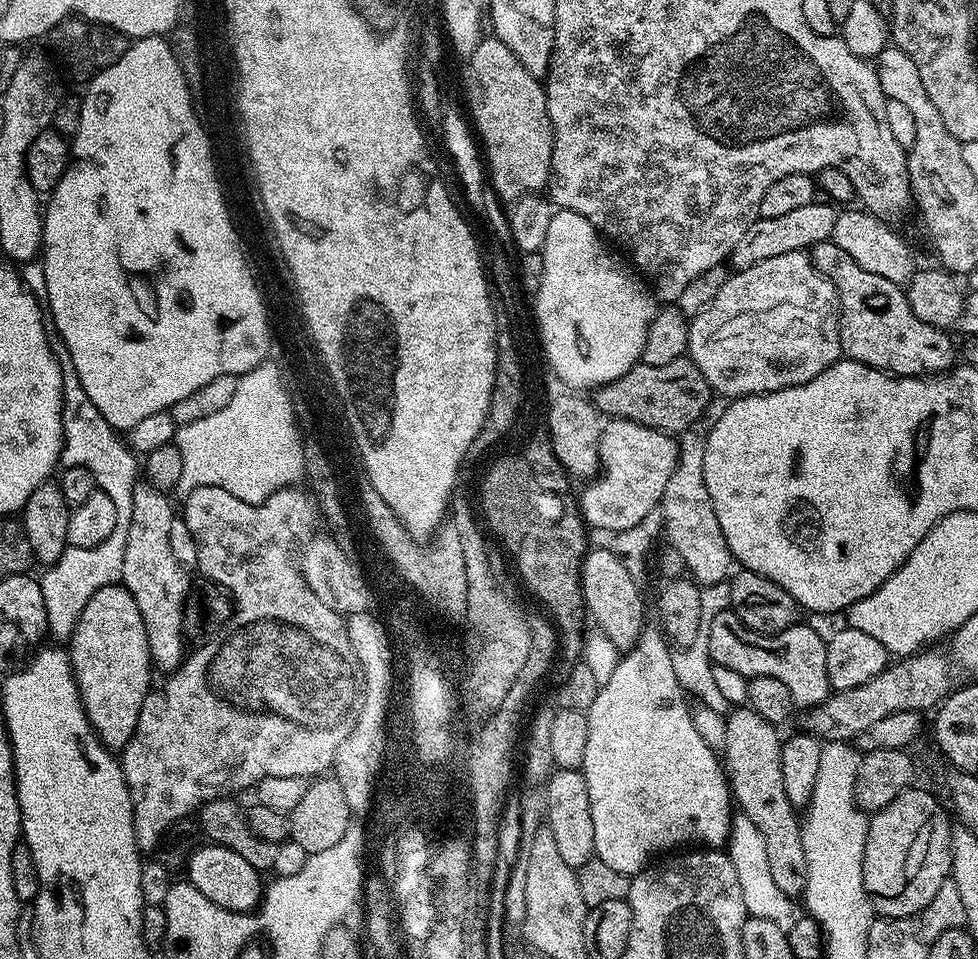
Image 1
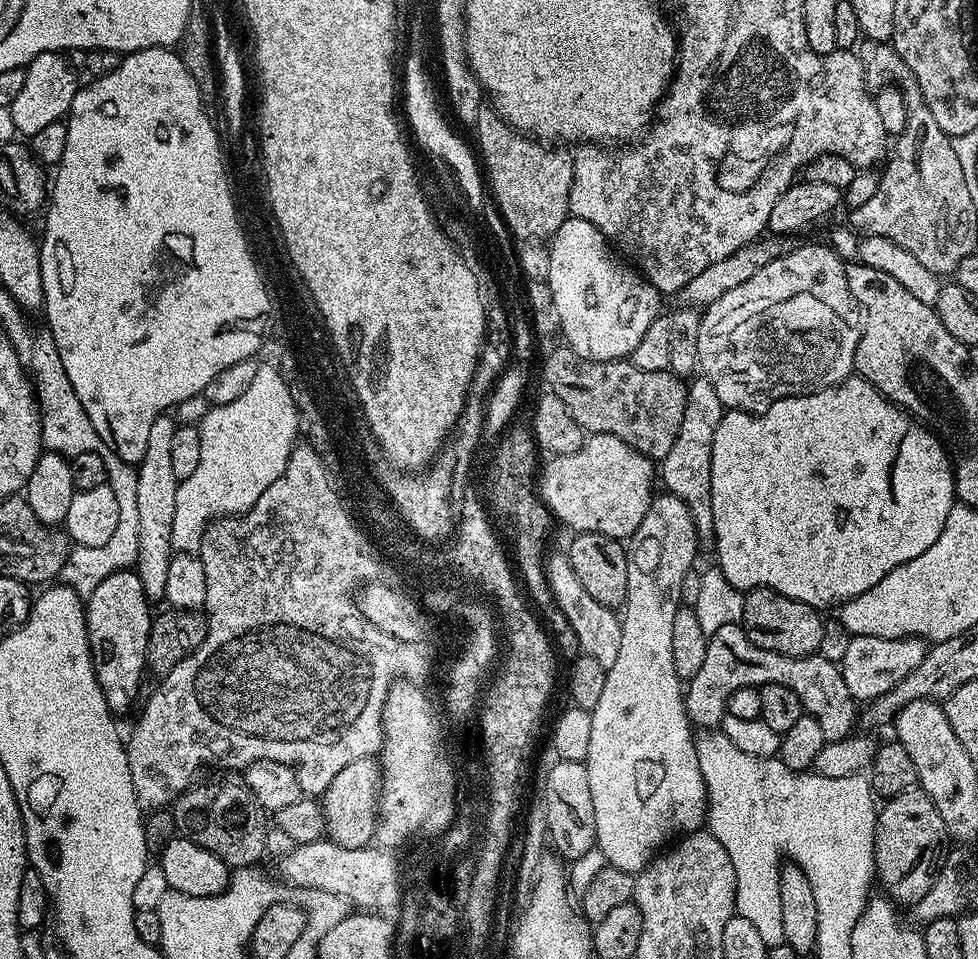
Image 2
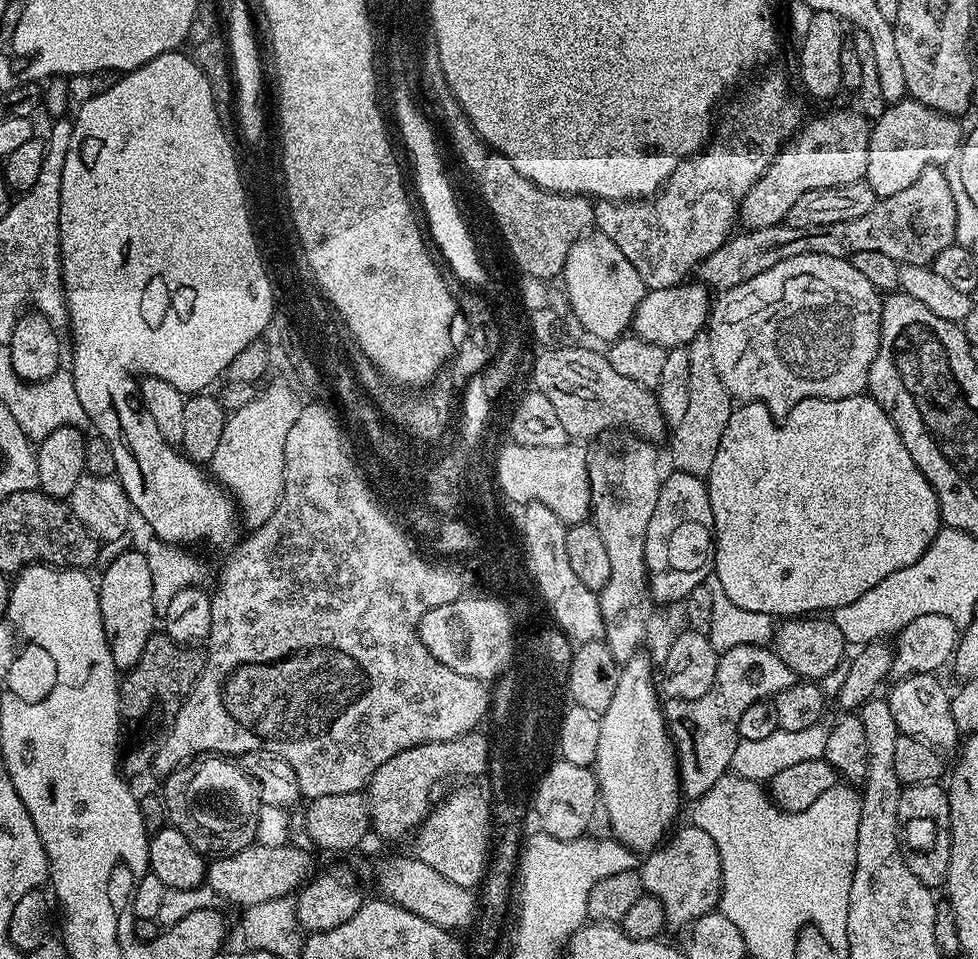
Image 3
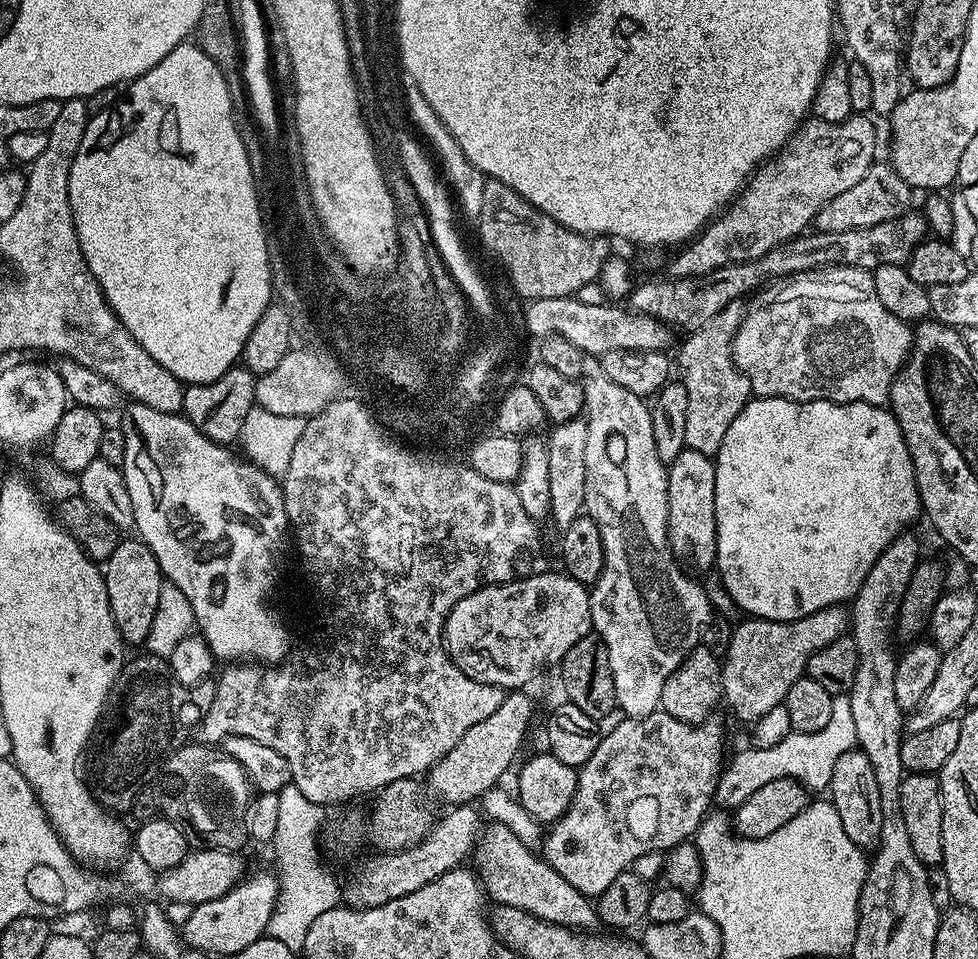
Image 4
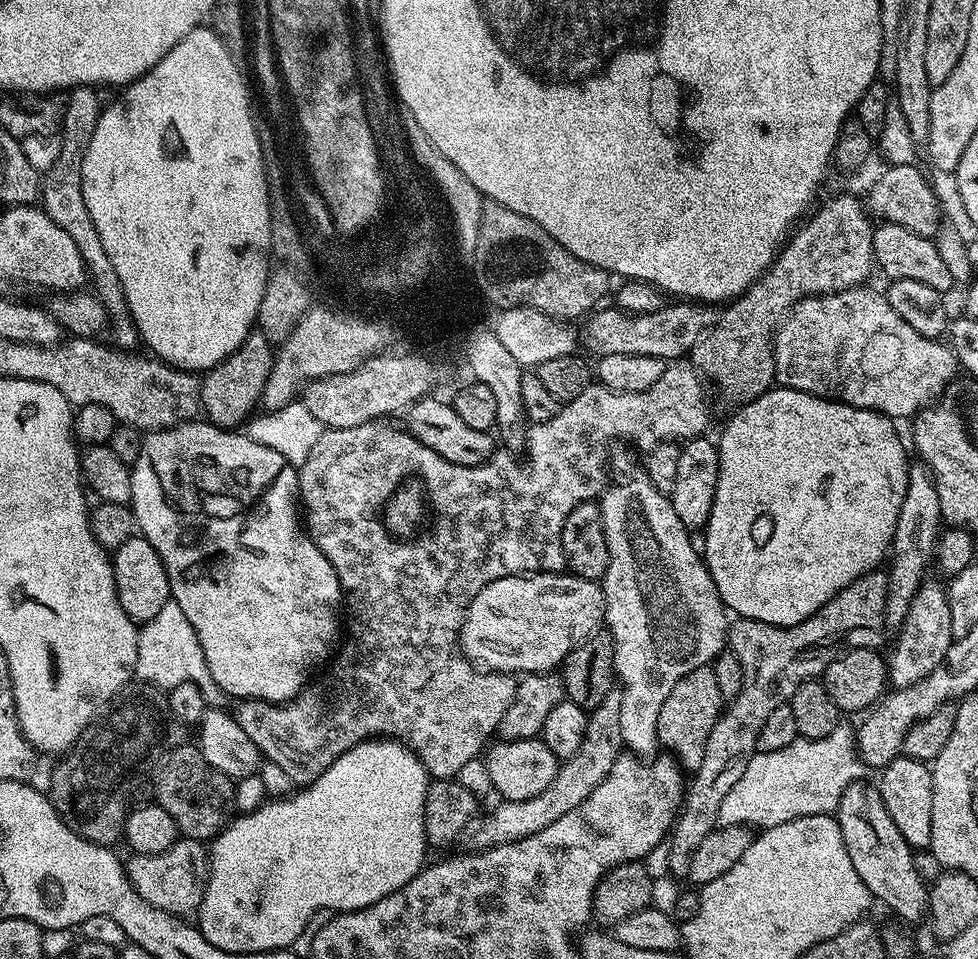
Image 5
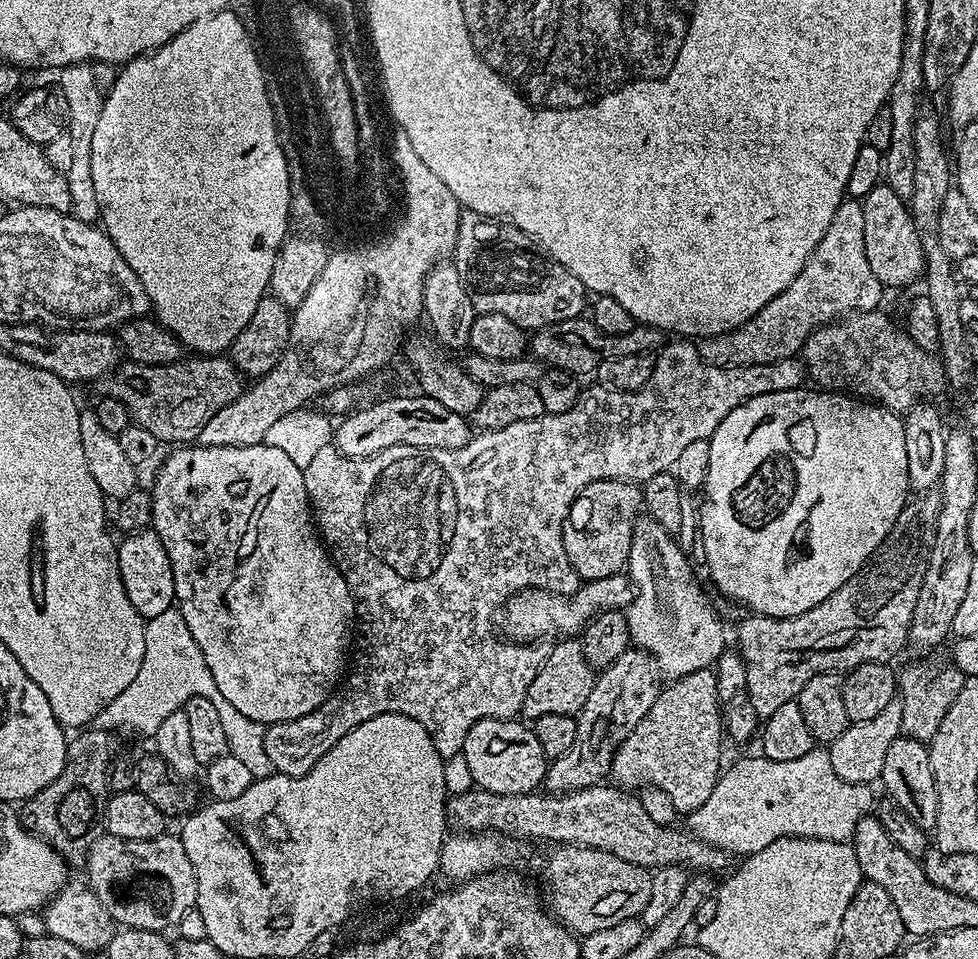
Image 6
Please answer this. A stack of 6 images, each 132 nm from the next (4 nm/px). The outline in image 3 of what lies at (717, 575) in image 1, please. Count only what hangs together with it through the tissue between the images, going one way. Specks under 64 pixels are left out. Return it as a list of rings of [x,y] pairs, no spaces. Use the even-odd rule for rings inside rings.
[[[699,335],[687,345],[687,349],[690,358],[690,403],[688,403],[682,422],[675,424],[670,432],[670,440],[672,436],[671,467],[677,472],[685,472],[704,478],[714,466],[714,454],[718,454],[718,442],[726,430],[726,422],[730,422],[734,397],[726,390],[722,378],[718,378],[718,370],[714,370],[714,358],[710,355],[710,342],[707,335]]]

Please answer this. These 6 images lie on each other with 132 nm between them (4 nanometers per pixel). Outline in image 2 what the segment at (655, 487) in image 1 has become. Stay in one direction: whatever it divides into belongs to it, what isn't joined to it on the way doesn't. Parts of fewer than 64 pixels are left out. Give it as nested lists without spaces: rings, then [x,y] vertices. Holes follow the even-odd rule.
[[[591,434],[584,444],[570,454],[553,456],[545,459],[538,472],[538,493],[551,515],[561,520],[573,533],[597,532],[610,538],[627,541],[642,526],[642,518],[646,518],[646,510],[652,505],[654,489],[654,464],[647,456],[634,446],[622,442],[622,438],[614,438],[614,434]]]

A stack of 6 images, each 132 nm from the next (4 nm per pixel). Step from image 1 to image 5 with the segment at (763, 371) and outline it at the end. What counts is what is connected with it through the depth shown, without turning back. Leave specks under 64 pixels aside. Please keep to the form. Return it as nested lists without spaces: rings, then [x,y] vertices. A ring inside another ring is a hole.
[[[868,287],[843,288],[841,292],[828,292],[824,296],[805,296],[794,305],[783,317],[772,341],[775,383],[782,388],[822,396],[825,400],[839,400],[841,404],[855,408],[869,408],[884,416],[915,417],[929,404],[935,404],[953,383],[951,380],[958,373],[956,355],[947,343],[918,334],[891,309],[883,291],[875,292]]]

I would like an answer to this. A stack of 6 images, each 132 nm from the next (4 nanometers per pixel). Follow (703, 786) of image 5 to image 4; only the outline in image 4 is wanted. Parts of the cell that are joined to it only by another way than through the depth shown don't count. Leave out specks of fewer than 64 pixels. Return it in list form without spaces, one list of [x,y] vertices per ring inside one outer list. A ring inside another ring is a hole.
[[[843,607],[823,608],[806,618],[797,620],[758,620],[755,618],[744,618],[744,621],[733,627],[730,646],[722,658],[722,686],[724,694],[723,703],[732,707],[732,712],[741,720],[745,726],[755,724],[762,714],[774,710],[774,706],[783,704],[790,686],[805,675],[808,659],[824,647],[830,646],[836,639],[843,637],[850,628],[850,616]]]

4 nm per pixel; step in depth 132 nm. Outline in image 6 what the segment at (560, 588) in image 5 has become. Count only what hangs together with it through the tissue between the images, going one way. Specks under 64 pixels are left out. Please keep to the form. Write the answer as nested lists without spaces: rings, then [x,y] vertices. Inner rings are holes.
[[[624,574],[581,583],[580,589],[571,596],[526,588],[513,595],[506,605],[509,637],[520,642],[540,642],[543,636],[575,637],[599,612],[626,609],[632,603],[633,595],[633,582]]]

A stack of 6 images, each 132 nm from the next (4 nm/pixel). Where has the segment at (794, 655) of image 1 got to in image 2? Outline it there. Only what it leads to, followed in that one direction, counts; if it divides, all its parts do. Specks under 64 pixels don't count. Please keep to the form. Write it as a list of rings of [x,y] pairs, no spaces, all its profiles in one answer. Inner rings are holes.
[[[739,623],[724,625],[709,635],[706,662],[702,662],[702,670],[687,681],[684,708],[697,729],[712,730],[723,721],[728,698],[734,694],[734,690],[759,689],[761,684],[790,686],[790,690],[798,694],[805,713],[813,716],[818,726],[822,726],[822,734],[827,741],[853,735],[855,728],[852,727],[856,720],[858,724],[858,701],[850,694],[840,673],[839,663],[828,661],[819,654],[798,658],[760,649],[750,642],[747,631]]]

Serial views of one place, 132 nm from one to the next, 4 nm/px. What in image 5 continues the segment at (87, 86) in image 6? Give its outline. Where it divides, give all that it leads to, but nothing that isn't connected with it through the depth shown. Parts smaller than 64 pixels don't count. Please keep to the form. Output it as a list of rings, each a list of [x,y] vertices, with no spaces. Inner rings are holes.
[[[87,87],[74,88],[67,93],[64,106],[64,127],[60,136],[62,151],[58,153],[58,162],[54,162],[54,166],[48,172],[43,173],[39,203],[42,205],[44,213],[62,230],[66,230],[66,234],[70,234],[70,238],[74,240],[74,246],[78,246],[78,254],[83,258],[85,266],[88,267],[90,284],[96,287],[94,289],[95,295],[104,305],[104,309],[110,317],[110,333],[112,332],[113,338],[116,339],[114,341],[115,347],[120,350],[132,350],[135,349],[132,347],[138,344],[136,326],[132,323],[132,315],[128,312],[128,304],[124,300],[124,291],[120,289],[118,274],[114,274],[114,266],[110,266],[110,258],[106,258],[106,250],[102,250],[102,238],[98,238],[98,230],[94,230],[90,210],[86,210],[86,201],[82,199],[82,158],[86,154],[86,146],[94,134],[94,126],[102,111],[102,103],[100,104],[99,98],[92,92],[95,91],[91,87]]]

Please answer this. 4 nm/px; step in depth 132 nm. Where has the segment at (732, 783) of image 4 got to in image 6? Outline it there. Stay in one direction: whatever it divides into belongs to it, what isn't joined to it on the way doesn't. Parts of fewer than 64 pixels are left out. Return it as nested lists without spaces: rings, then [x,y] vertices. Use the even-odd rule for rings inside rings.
[[[814,746],[802,758],[791,762],[774,762],[763,754],[744,756],[732,764],[732,769],[725,771],[716,781],[710,798],[706,798],[703,811],[712,812],[711,843],[733,857],[747,858],[758,850],[766,850],[770,842],[787,836],[818,838],[819,840],[851,841],[854,830],[863,816],[869,815],[874,808],[872,788],[867,784],[842,782],[830,766],[830,754],[820,746]]]

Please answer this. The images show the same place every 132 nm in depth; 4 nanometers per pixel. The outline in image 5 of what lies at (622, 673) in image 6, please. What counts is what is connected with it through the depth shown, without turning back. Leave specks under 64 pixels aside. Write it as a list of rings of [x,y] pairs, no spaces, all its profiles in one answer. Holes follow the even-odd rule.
[[[616,694],[607,696],[597,708],[591,709],[582,746],[569,760],[563,761],[557,767],[552,785],[542,790],[542,794],[536,794],[534,798],[500,802],[500,805],[484,821],[481,819],[471,829],[471,847],[483,850],[518,842],[530,834],[538,834],[538,830],[546,830],[550,822],[558,822],[562,814],[570,814],[574,806],[580,806],[582,802],[586,802],[586,798],[590,798],[590,790],[594,790],[594,786],[598,786],[598,782],[606,778],[606,774],[610,772],[610,766],[622,754],[618,722],[619,710],[620,697]]]

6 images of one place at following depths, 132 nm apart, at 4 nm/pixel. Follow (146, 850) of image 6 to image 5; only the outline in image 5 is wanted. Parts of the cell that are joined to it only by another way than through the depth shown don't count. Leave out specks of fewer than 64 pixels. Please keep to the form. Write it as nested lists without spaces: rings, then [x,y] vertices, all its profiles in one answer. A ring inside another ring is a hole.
[[[180,838],[170,846],[170,850],[166,850],[162,854],[133,855],[132,861],[127,861],[126,864],[128,880],[143,900],[153,904],[155,908],[177,914],[195,913],[204,897],[206,883],[206,868],[201,860],[202,848],[201,852],[200,848],[201,845],[197,841]]]

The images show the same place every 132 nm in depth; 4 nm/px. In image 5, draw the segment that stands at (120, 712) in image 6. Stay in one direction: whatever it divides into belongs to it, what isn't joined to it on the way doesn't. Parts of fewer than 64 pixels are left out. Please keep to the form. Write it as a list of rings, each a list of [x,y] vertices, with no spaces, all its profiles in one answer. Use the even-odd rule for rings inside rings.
[[[169,598],[155,618],[138,631],[138,662],[134,676],[153,688],[169,690],[183,684],[178,678],[184,678],[184,668],[208,668],[206,662],[202,662],[203,656],[202,642],[198,642],[194,626],[190,626],[186,614],[182,614],[182,606]]]

